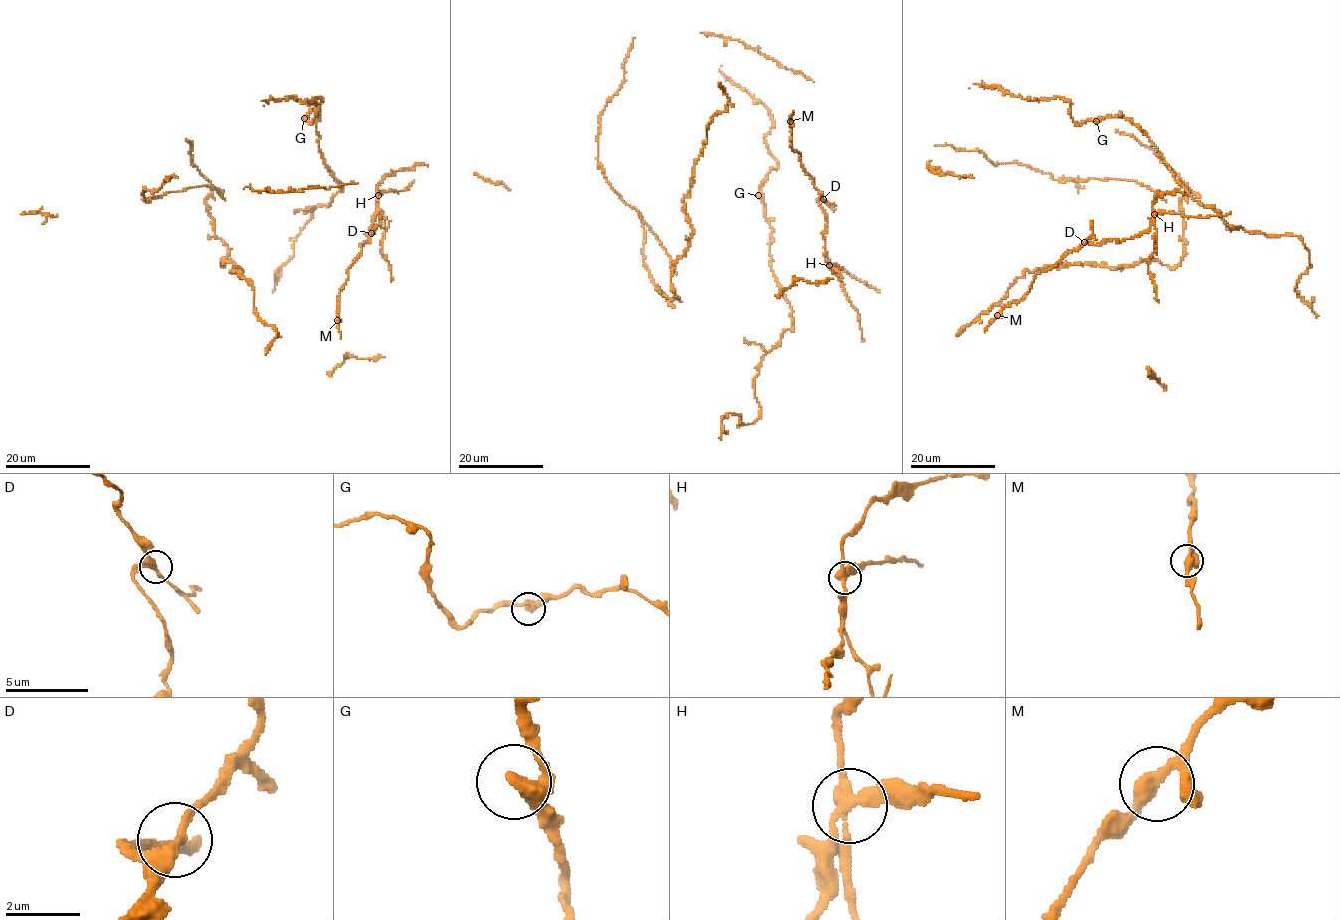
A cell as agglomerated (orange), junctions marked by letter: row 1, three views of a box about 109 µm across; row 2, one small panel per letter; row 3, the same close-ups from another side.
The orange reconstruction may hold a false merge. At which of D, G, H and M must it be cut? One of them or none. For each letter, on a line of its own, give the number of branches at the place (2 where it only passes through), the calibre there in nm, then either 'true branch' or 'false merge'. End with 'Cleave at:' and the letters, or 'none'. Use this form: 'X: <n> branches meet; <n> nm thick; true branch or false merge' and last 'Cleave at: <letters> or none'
D: 3 branches meet; 280 nm thick; true branch
G: 3 branches meet; 280 nm thick; true branch
H: 3 branches meet; 300 nm thick; false merge
M: 3 branches meet; 280 nm thick; true branch
Cleave at: H

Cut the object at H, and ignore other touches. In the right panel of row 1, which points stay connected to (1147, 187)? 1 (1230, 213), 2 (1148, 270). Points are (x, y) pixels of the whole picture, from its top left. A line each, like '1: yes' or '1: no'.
1: no
2: no

